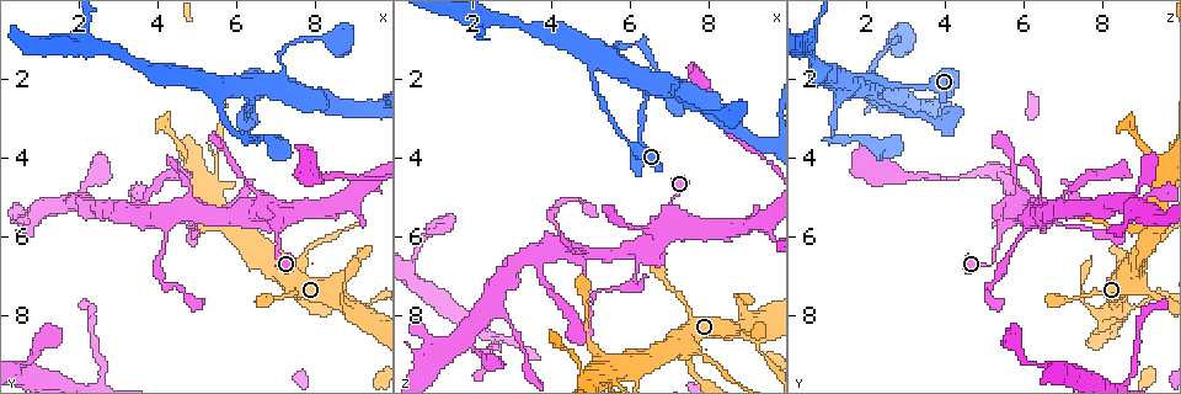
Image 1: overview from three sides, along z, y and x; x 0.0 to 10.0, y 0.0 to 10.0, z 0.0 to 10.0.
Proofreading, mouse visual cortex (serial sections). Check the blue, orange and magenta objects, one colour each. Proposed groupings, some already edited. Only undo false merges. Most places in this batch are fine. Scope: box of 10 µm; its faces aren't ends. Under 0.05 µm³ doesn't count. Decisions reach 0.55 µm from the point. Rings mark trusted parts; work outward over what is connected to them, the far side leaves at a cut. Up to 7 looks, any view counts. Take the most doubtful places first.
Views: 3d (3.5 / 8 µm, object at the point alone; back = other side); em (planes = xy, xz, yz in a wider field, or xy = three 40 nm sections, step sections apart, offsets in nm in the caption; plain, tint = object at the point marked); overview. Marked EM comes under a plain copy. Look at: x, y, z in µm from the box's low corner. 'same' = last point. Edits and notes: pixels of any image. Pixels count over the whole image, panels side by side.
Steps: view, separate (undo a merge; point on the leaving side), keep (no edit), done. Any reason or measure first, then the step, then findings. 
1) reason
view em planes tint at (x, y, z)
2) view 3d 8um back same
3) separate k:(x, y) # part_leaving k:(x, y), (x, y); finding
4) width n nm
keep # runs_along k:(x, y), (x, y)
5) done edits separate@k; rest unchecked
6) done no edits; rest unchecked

thick turns thin
view em xy step 2 tint at (7.80, 6.55, 8.90)

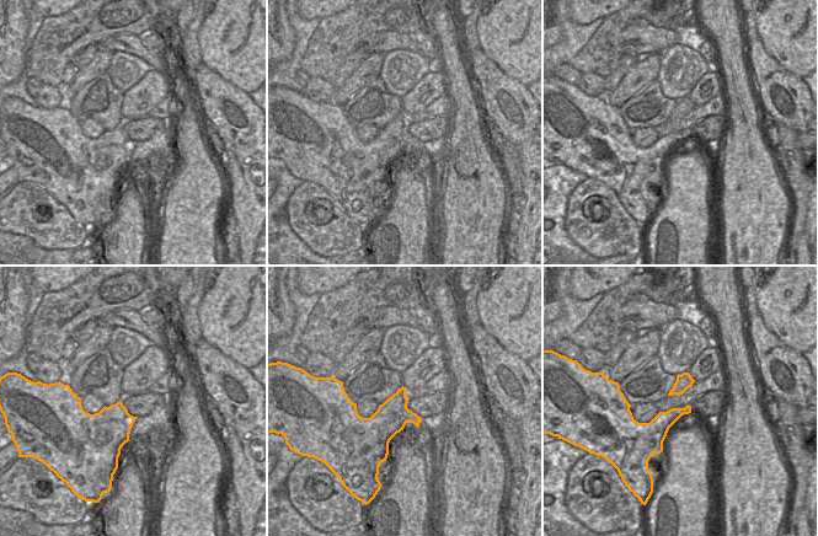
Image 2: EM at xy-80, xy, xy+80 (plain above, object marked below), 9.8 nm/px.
wider look
view 3d 3.5um back same

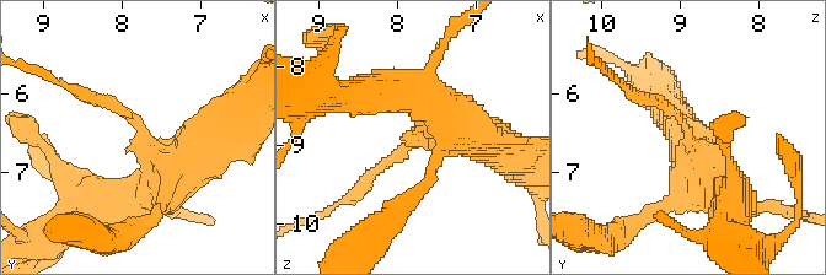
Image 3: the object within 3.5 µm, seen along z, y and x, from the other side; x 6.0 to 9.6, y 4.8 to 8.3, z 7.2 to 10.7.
keep # runs_along 3:(725, 190), (672, 111), (644, 100); one cell here

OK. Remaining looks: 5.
sharp bend
view 3d 3.5um at (7.10, 5.75, 5.50)

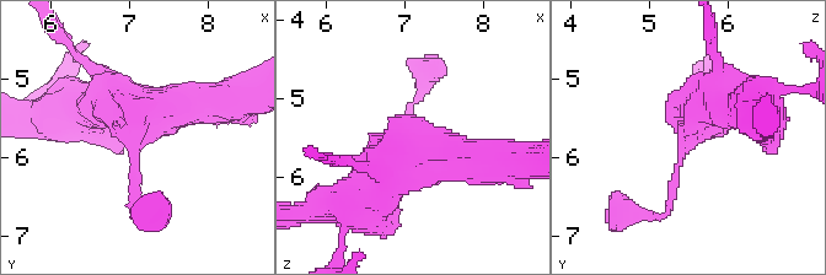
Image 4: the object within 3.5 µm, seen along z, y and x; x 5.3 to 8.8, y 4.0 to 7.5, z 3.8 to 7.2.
arms 4; arm_widths 100, 200, 500, 500 nm
view em xy step 3 tint at (7.05, 5.70, 5.45)

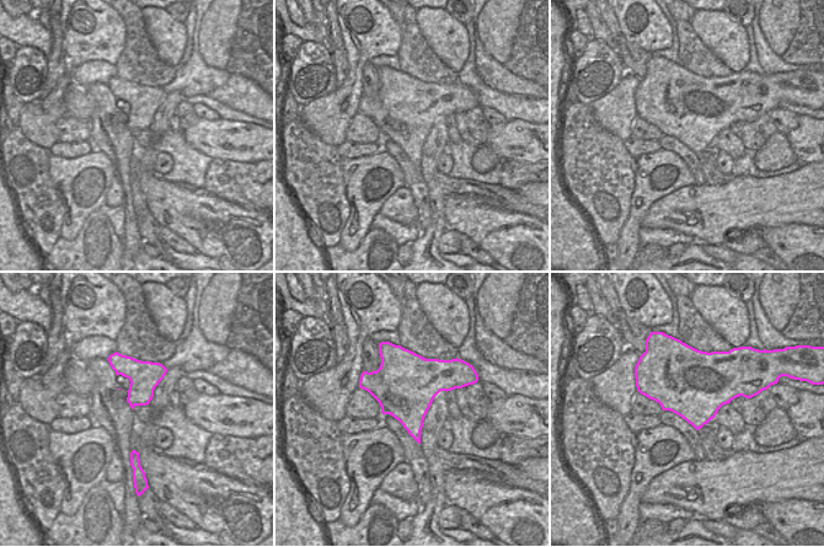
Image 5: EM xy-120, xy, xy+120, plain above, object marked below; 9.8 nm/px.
width 600 nm
keep # runs_along 4:(672, 193), (703, 106), (754, 109); one cell here

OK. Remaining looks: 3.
narrows sharply
view 3d 3.5um at (4.15, 6.15, 5.75)

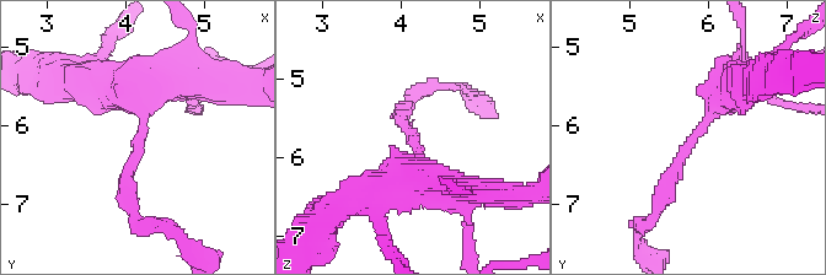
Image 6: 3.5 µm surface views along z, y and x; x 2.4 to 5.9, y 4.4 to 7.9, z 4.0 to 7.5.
keep # runs_along 6:(734, 82), (684, 150), (653, 214); all the same cell

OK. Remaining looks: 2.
done no edits; rest unchecked

